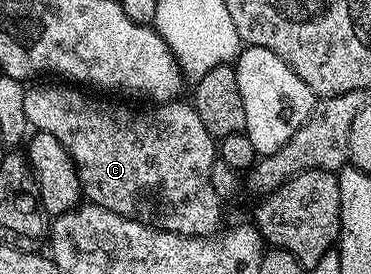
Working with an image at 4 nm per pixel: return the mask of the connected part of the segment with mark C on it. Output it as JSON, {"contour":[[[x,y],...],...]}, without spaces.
{"contour":[[[65,86],[69,88],[32,88],[26,91],[23,100],[23,110],[27,113],[30,125],[37,132],[46,132],[51,134],[51,138],[55,138],[55,142],[59,142],[69,151],[69,157],[73,163],[77,165],[77,172],[81,175],[81,183],[83,192],[92,203],[97,204],[101,208],[111,210],[120,216],[126,216],[128,220],[137,220],[141,224],[150,224],[152,228],[160,228],[163,232],[178,232],[180,236],[207,236],[218,231],[217,223],[221,220],[221,204],[222,197],[215,194],[215,189],[211,184],[211,168],[214,160],[218,159],[219,148],[215,143],[213,136],[207,134],[207,126],[203,126],[199,114],[193,108],[192,103],[176,98],[170,98],[164,102],[150,103],[150,108],[128,108],[125,104],[112,104],[109,100],[100,100],[97,96],[88,96],[88,91],[82,90],[77,86]]]}

